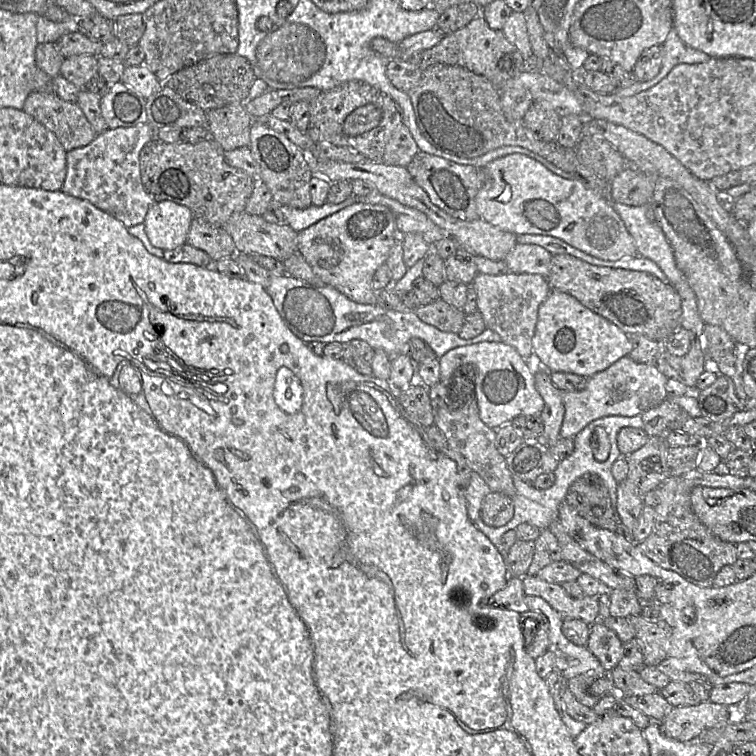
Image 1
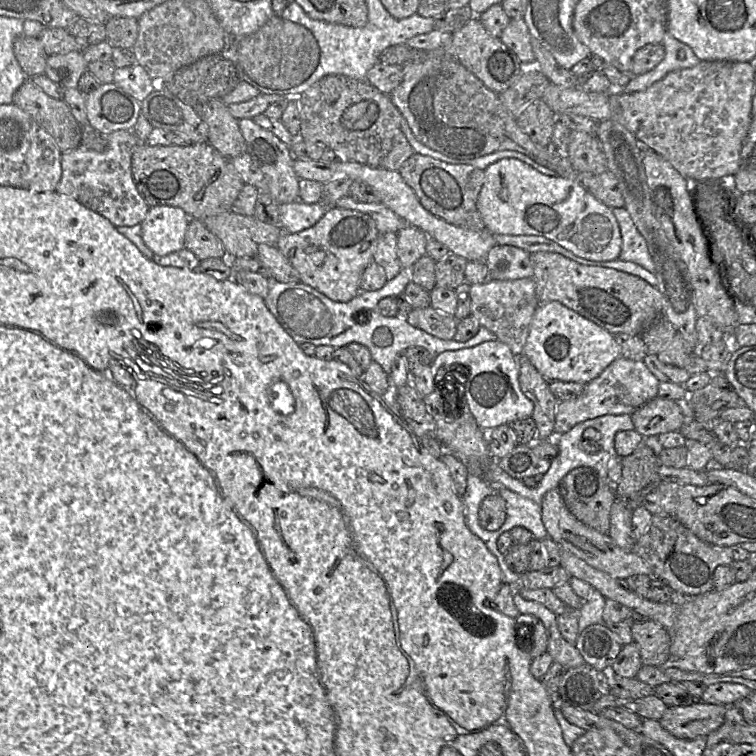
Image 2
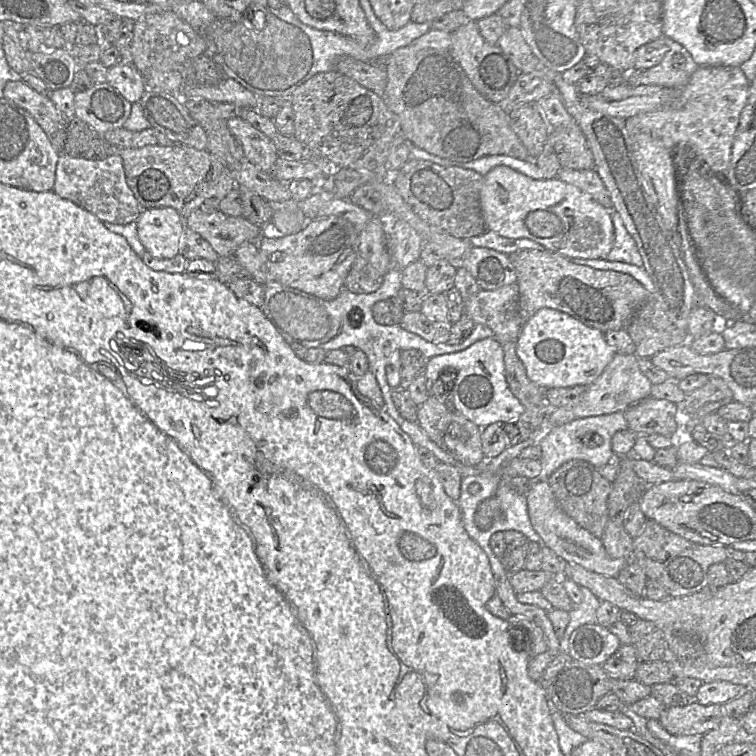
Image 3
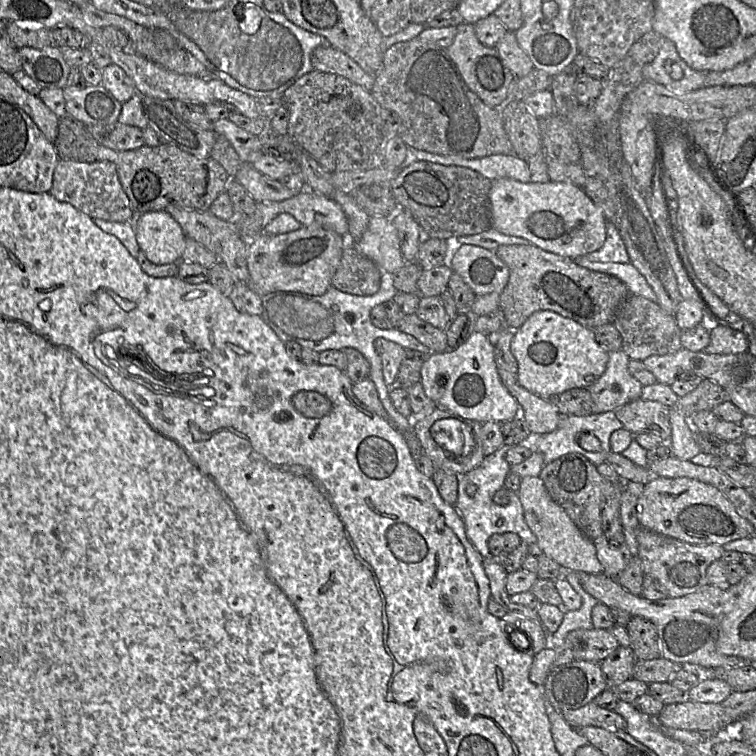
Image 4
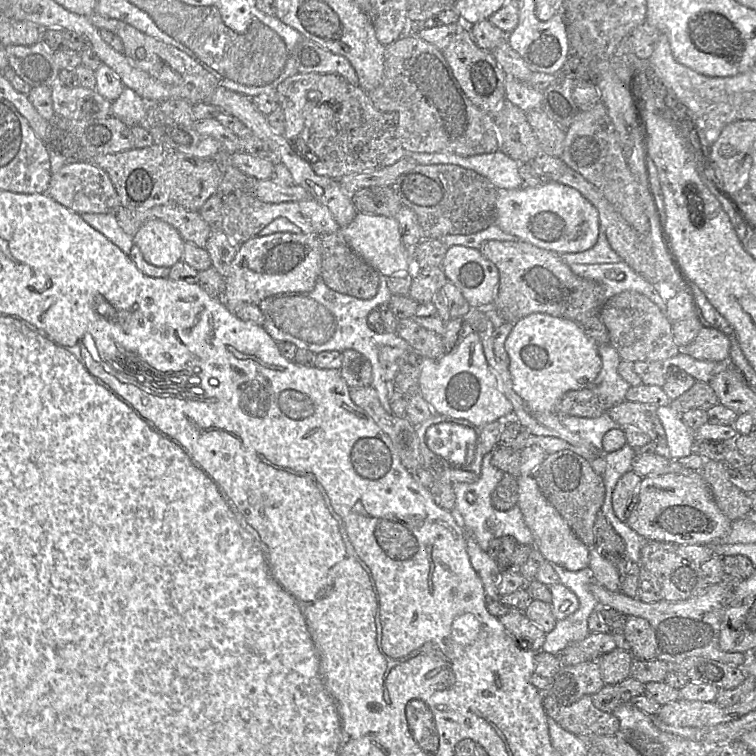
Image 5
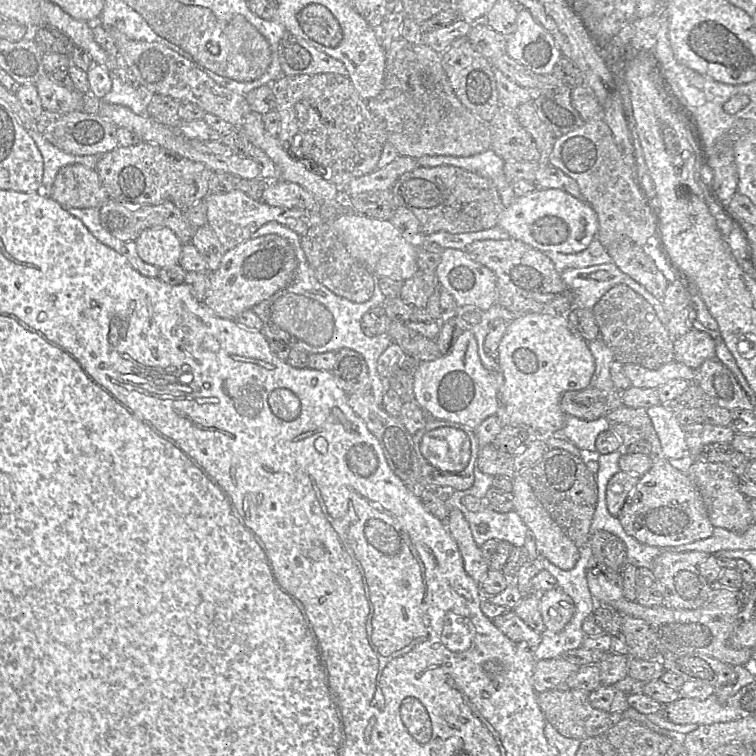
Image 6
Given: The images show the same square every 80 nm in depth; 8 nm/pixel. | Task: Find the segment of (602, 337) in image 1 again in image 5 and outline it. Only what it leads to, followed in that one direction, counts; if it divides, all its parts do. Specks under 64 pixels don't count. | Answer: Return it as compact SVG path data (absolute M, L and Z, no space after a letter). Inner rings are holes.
M533 313L520 319L513 324L505 341L514 391L533 411L557 412L557 404L564 393L570 390L590 388L598 376L602 367L598 346L573 320L543 313Z

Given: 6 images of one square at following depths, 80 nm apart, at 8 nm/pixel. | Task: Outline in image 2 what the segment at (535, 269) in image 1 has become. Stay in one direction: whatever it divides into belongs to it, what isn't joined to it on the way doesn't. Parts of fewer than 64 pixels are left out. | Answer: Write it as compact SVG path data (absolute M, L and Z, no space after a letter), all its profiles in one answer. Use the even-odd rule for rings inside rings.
M495 245L484 263L490 280L515 280L533 276L531 253L511 245Z

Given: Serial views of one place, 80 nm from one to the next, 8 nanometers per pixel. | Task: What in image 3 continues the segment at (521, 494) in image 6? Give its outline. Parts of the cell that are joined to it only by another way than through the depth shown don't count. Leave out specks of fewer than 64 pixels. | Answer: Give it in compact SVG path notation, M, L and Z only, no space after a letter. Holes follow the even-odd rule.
M535 480L529 491L525 494L525 497L531 525L540 536L542 545L553 550L565 563L575 563L591 572L615 578L632 560L632 557L611 558L606 553L600 538L596 538L590 532L580 527L560 508L547 481Z

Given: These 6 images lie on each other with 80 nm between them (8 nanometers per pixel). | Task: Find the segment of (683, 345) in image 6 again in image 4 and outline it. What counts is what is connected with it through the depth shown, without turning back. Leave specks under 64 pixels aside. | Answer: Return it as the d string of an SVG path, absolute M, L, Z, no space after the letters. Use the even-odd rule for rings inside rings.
M706 312L701 325L710 331L710 342L703 352L713 355L731 355L749 351L750 342L746 334L725 325L712 324Z

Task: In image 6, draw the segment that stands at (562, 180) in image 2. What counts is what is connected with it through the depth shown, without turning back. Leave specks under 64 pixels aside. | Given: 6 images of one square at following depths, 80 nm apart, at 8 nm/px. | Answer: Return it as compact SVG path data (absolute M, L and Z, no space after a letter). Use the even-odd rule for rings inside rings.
M536 188L533 192L515 198L513 203L505 207L499 215L497 226L505 230L512 239L519 240L542 252L558 252L574 254L585 250L596 238L598 220L595 211L585 201L559 189Z

